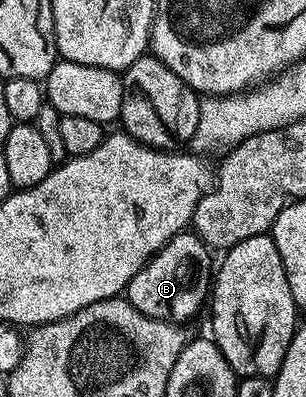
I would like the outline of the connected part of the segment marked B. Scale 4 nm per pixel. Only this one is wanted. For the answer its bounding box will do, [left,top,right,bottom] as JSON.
[124,231,212,320]

